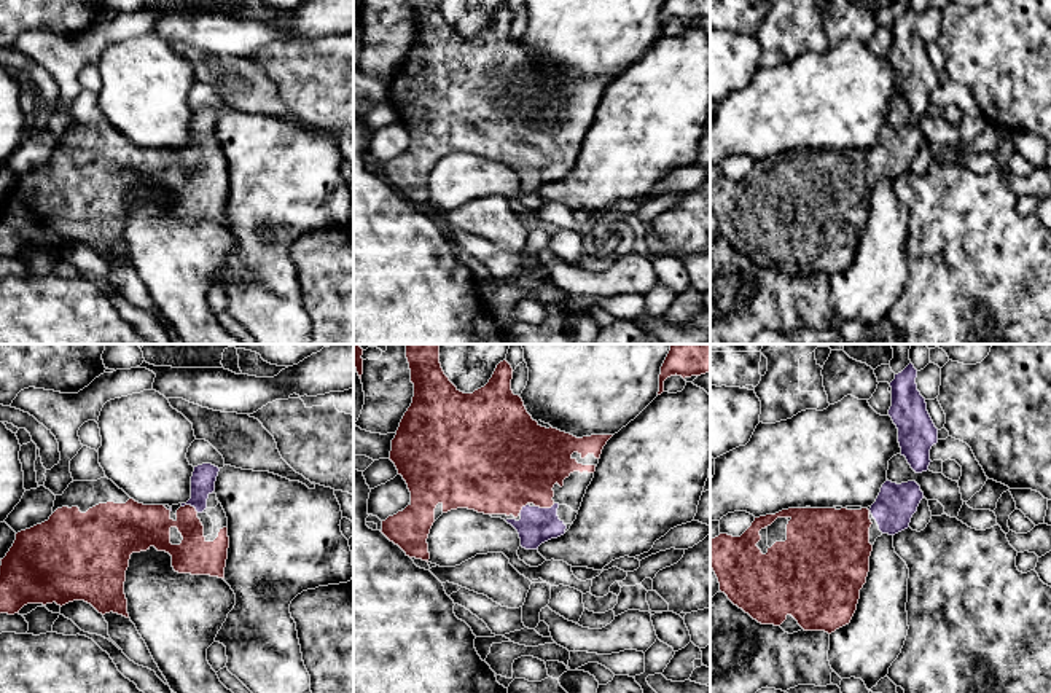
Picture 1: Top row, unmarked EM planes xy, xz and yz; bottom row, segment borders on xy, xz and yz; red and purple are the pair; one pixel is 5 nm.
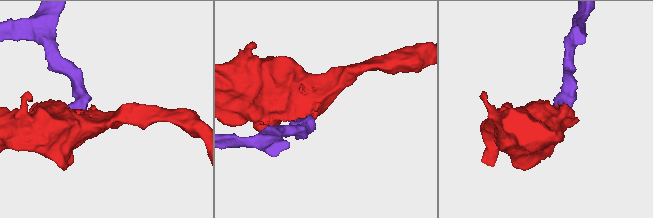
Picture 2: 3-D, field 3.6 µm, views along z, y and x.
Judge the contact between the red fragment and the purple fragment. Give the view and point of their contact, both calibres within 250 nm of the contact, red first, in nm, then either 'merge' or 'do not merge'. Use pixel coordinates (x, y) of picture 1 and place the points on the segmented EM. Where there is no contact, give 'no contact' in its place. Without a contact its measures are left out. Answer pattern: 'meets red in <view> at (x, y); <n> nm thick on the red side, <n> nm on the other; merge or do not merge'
meets red in xz at (543, 507); 400 nm thick on the red side, 180 nm on the other; merge

